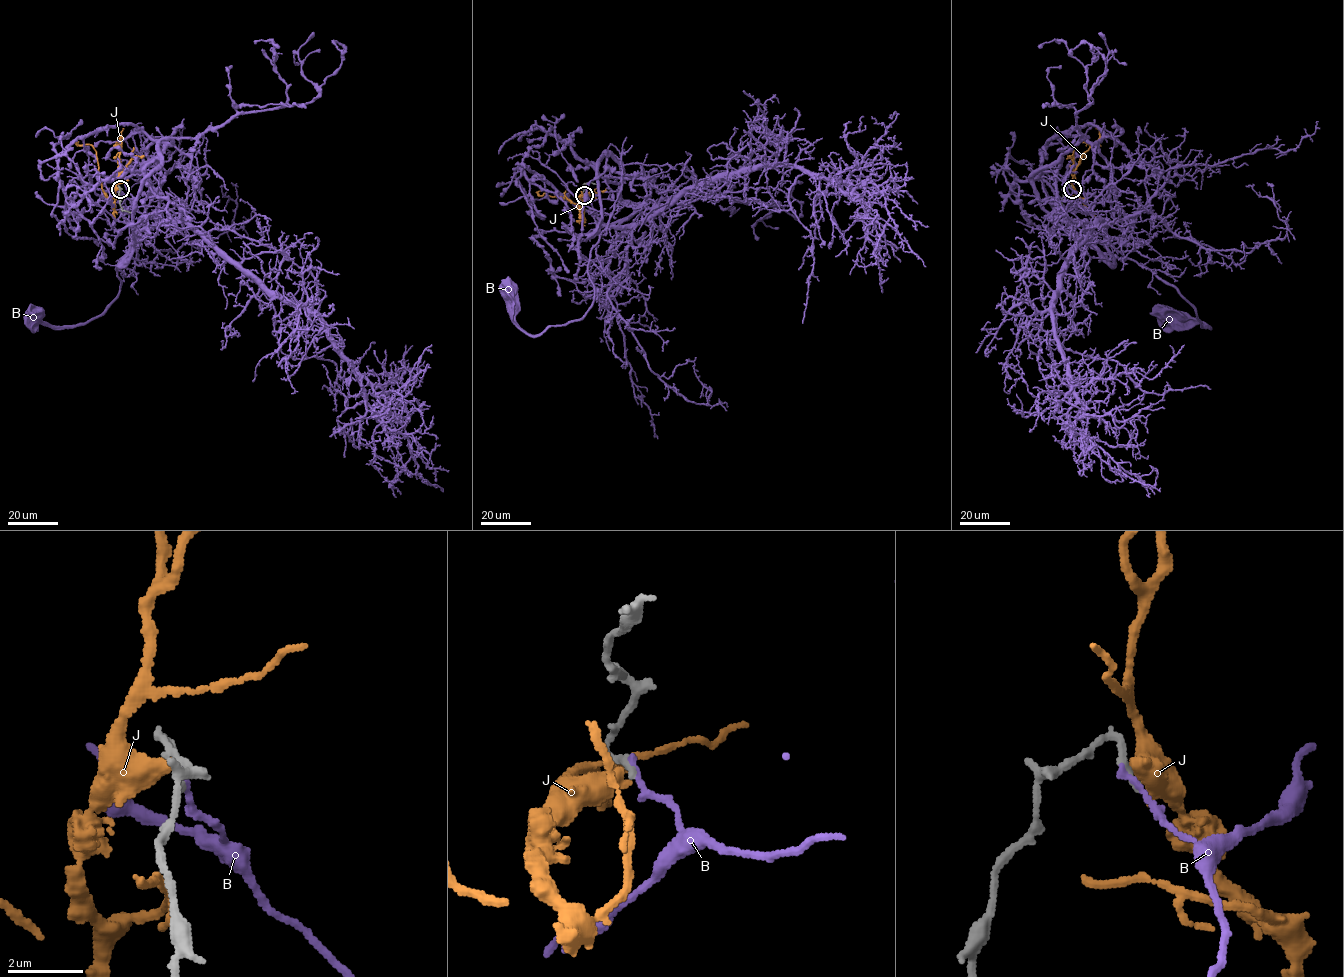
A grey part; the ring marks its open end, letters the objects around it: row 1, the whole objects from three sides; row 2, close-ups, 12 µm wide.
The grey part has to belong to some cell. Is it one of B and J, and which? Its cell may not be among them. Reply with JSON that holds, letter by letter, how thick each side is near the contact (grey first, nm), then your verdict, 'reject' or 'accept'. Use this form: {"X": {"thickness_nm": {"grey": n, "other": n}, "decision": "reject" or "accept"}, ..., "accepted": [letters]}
{"B": {"thickness_nm": {"grey": 240, "other": 160}, "decision": "reject"}, "J": {"thickness_nm": {"grey": 280, "other": 480}, "decision": "reject"}, "accepted": []}

